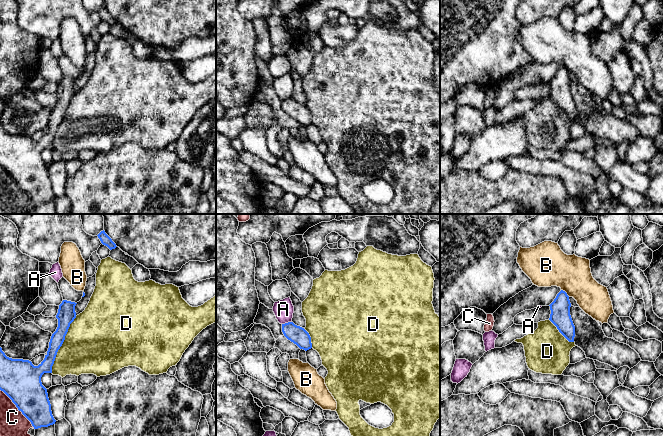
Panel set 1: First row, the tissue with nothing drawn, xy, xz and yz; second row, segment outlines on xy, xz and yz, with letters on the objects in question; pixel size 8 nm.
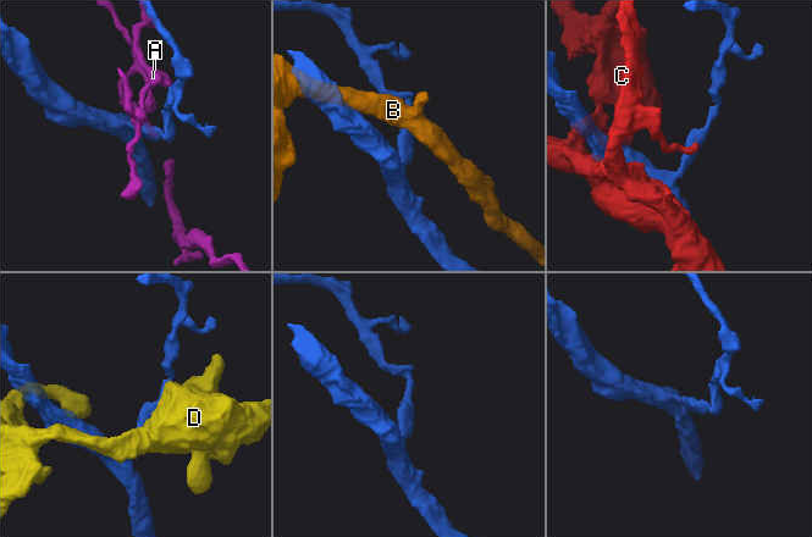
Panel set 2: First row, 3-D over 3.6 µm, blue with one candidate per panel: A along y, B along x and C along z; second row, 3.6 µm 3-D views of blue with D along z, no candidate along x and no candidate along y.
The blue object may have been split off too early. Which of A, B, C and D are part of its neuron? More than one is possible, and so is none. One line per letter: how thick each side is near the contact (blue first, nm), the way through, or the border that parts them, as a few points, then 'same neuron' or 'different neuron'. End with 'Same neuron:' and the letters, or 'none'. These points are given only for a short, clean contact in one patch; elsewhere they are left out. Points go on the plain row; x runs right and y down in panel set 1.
A: 140/160 nm | along xz (291, 97), (282, 100) | different neuron
B: 160/320 nm | different neuron
C: 320/240 nm | different neuron
D: 150/460 nm | different neuron
Same neuron: none

